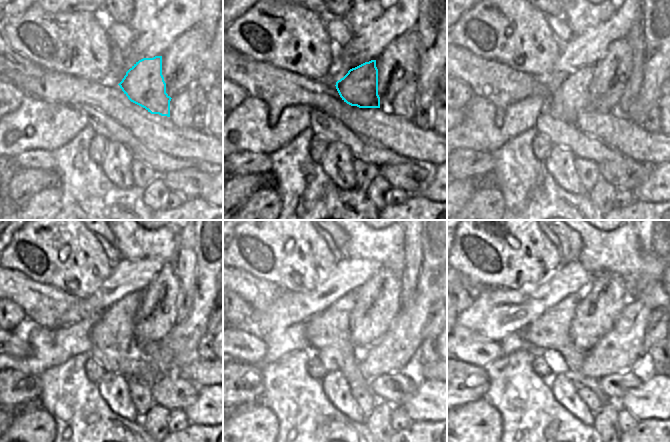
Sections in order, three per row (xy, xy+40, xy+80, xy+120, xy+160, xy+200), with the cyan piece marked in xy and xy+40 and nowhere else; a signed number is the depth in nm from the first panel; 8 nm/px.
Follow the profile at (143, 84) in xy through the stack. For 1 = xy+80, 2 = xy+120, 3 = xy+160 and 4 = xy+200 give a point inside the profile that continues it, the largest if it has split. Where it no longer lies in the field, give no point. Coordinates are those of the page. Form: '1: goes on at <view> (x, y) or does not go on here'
1: goes on at xy+80 (564, 103)
2: goes on at xy+120 (115, 329)
3: goes on at xy+160 (331, 328)
4: goes on at xy+200 (551, 331)

